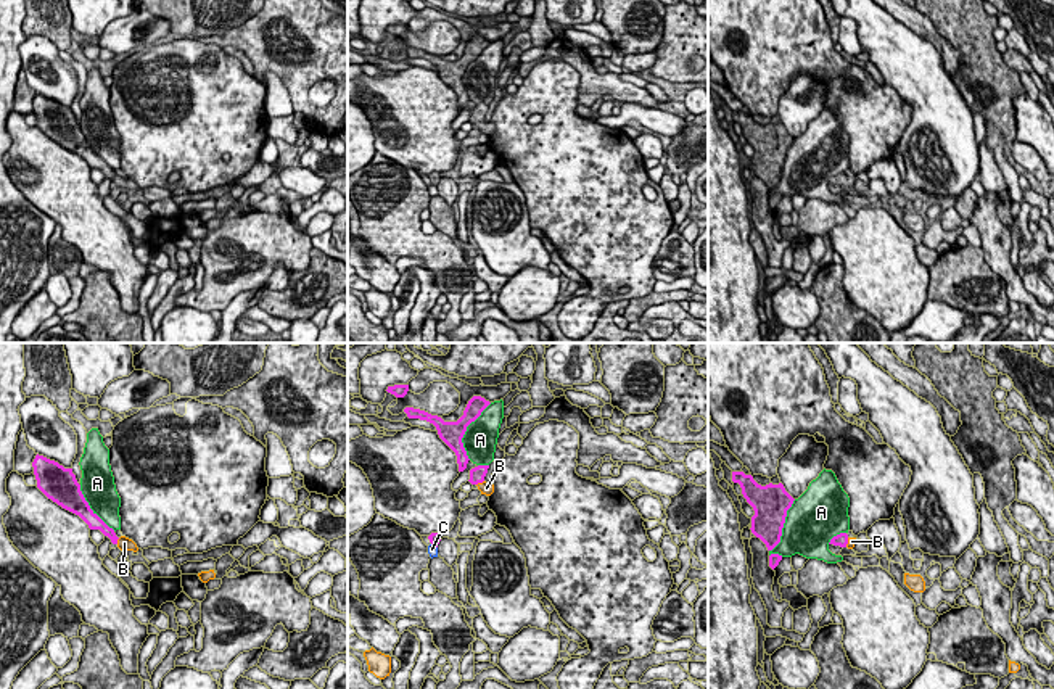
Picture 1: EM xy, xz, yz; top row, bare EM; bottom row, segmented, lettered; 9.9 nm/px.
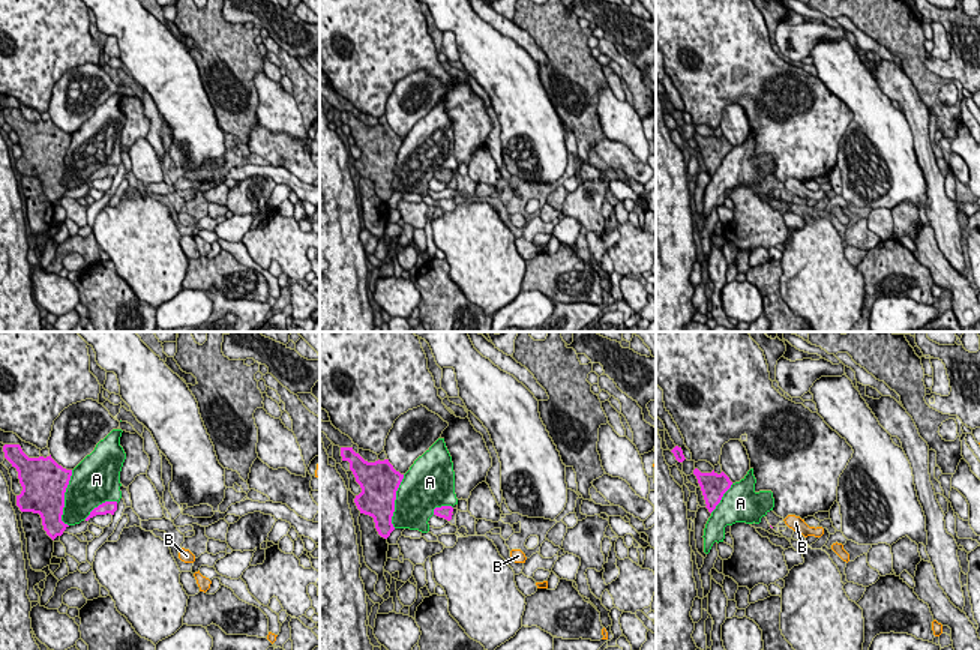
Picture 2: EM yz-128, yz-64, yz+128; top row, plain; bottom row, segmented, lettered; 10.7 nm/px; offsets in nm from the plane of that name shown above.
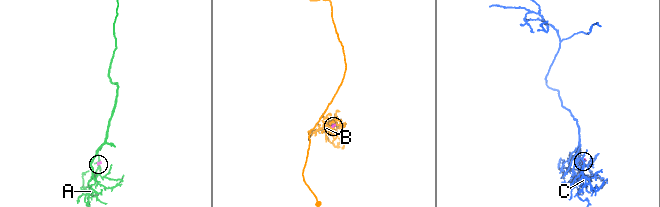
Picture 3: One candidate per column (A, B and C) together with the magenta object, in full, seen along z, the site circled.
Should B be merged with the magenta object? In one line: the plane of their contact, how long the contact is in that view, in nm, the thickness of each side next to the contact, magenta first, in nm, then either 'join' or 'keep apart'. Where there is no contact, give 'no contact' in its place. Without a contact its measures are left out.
xz | 100 nm | 160/130 nm | join

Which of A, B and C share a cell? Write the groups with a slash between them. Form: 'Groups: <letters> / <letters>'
Groups: A / B / C

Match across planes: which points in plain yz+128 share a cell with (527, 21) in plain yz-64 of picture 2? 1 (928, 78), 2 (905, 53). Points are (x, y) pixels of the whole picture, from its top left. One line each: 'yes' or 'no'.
1: yes
2: yes

